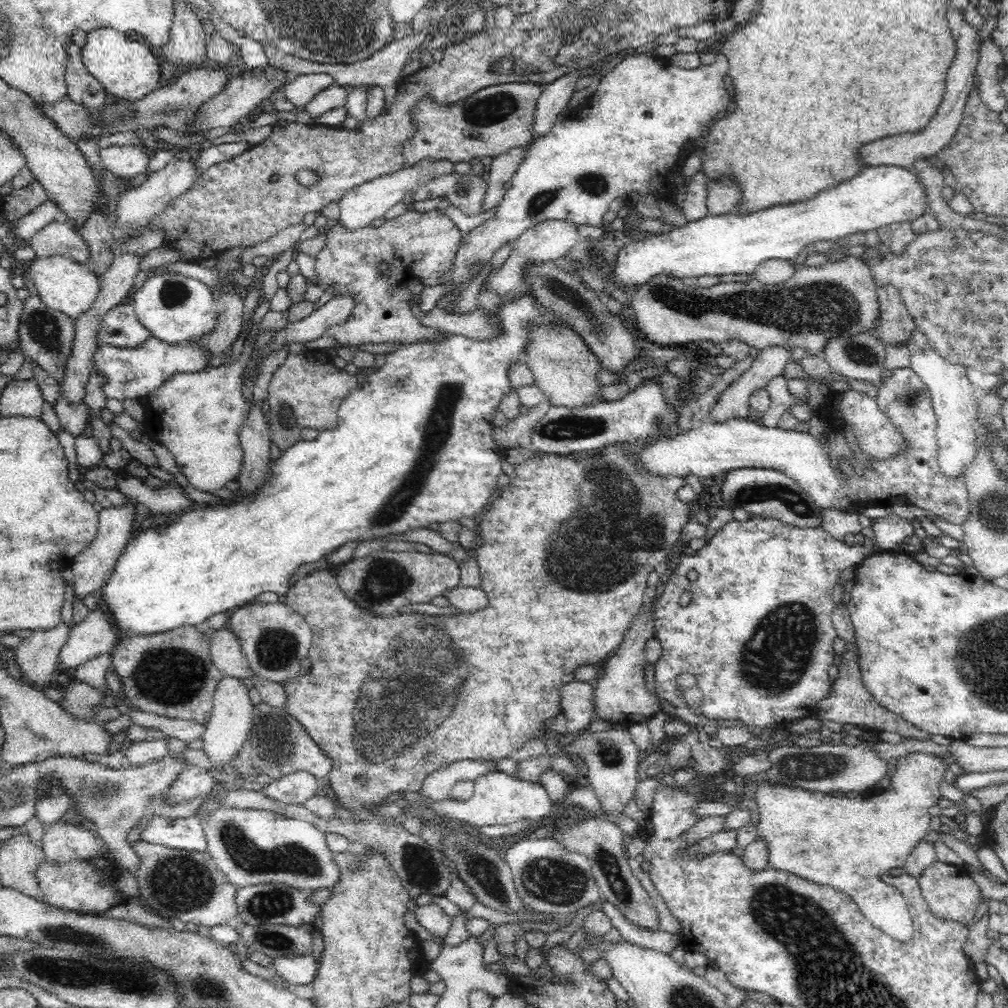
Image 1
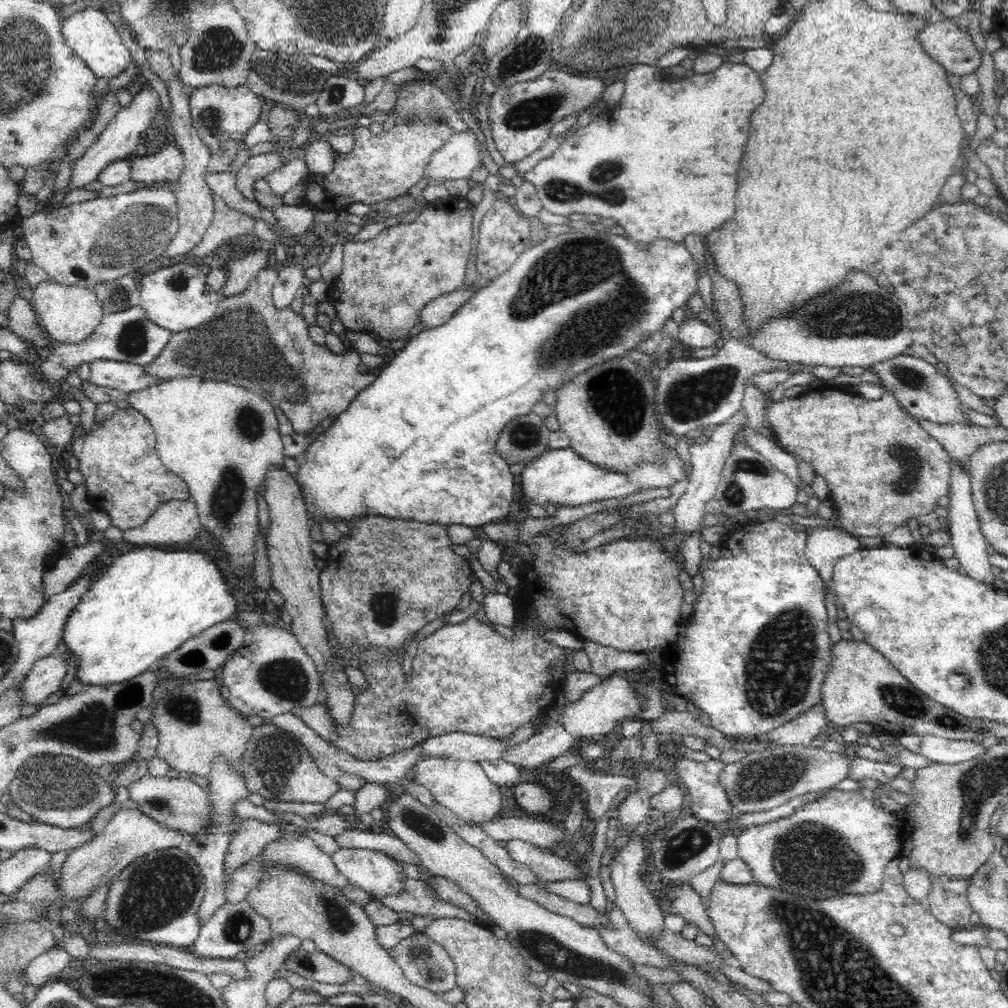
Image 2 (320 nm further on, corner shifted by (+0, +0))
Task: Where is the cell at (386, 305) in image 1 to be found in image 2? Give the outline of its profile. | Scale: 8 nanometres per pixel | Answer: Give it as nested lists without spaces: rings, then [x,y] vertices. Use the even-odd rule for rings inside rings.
[[[454,195],[447,199],[438,199],[432,204],[425,204],[414,221],[409,224],[394,225],[385,228],[378,238],[370,242],[344,242],[344,267],[336,280],[329,287],[326,298],[336,309],[343,332],[362,332],[373,337],[382,336],[386,340],[404,338],[418,323],[418,314],[425,304],[439,296],[450,293],[464,286],[466,268],[471,260],[472,220],[478,204]]]

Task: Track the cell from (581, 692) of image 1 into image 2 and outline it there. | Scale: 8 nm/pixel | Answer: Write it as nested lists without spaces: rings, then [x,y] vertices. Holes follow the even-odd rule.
[[[585,641],[583,649],[590,656],[592,673],[602,677],[608,677],[615,672],[630,673],[648,662],[644,653],[618,652],[591,641]]]

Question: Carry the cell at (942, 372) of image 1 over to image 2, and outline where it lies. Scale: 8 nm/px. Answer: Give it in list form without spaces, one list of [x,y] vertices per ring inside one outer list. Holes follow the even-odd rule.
[[[951,461],[951,475],[949,480],[950,506],[948,506],[948,523],[950,525],[951,545],[954,547],[955,557],[958,558],[961,567],[966,574],[978,582],[985,582],[988,585],[997,586],[998,577],[992,573],[993,564],[989,561],[990,551],[979,529],[979,520],[973,503],[973,494],[971,491],[971,480],[966,471],[960,469]]]

